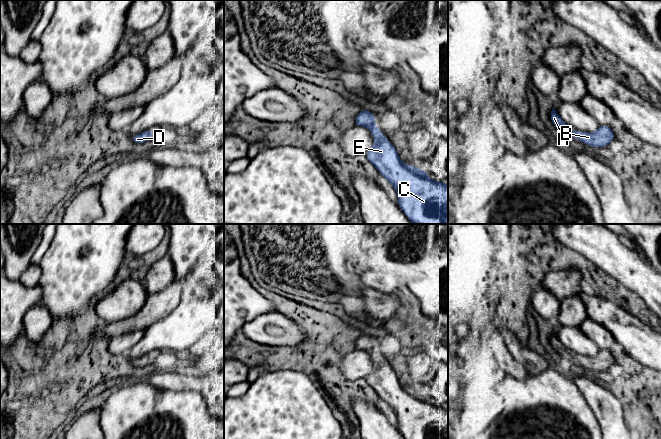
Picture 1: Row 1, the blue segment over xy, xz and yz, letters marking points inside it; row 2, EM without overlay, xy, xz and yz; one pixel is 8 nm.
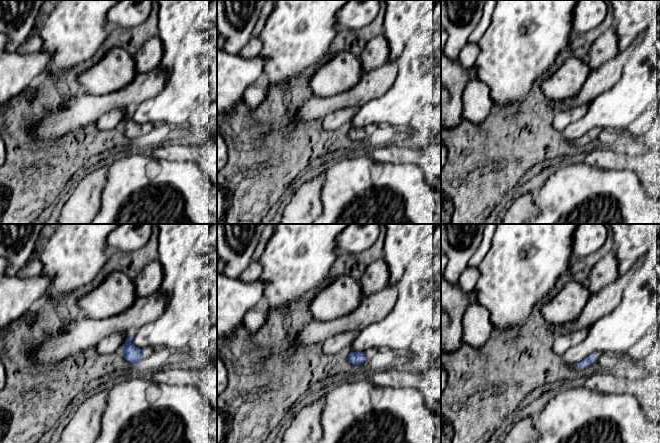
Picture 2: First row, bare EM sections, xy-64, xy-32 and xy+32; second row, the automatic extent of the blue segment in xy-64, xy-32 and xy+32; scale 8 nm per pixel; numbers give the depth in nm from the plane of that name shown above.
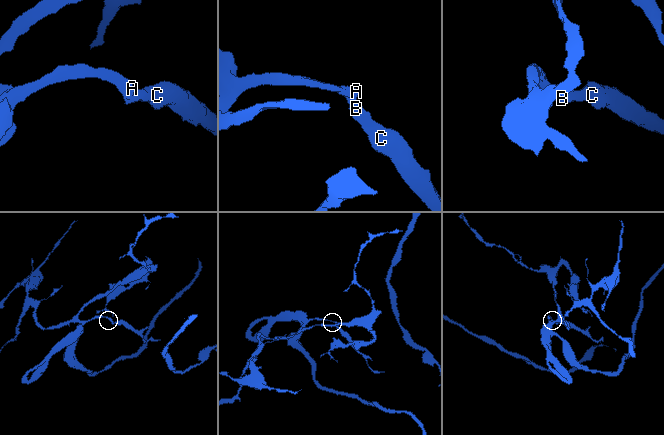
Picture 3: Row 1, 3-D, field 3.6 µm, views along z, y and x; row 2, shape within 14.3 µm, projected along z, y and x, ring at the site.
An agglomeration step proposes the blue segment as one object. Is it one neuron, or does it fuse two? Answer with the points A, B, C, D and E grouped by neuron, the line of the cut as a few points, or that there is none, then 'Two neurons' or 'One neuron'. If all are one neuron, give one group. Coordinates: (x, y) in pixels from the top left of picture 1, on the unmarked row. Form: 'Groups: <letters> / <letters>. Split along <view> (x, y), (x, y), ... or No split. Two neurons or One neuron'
Groups: A B C D E. No split. One neuron

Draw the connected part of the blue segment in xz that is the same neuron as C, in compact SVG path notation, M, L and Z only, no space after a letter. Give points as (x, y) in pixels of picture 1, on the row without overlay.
M362 333L354 348L371 354L375 369L365 379L397 414L398 430L405 439L448 439L448 410L433 405L426 395L404 388L396 372L374 349L374 337Z

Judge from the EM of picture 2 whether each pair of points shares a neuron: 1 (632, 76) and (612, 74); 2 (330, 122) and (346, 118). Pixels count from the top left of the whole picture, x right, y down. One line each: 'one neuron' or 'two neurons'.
1: two neurons
2: one neuron

